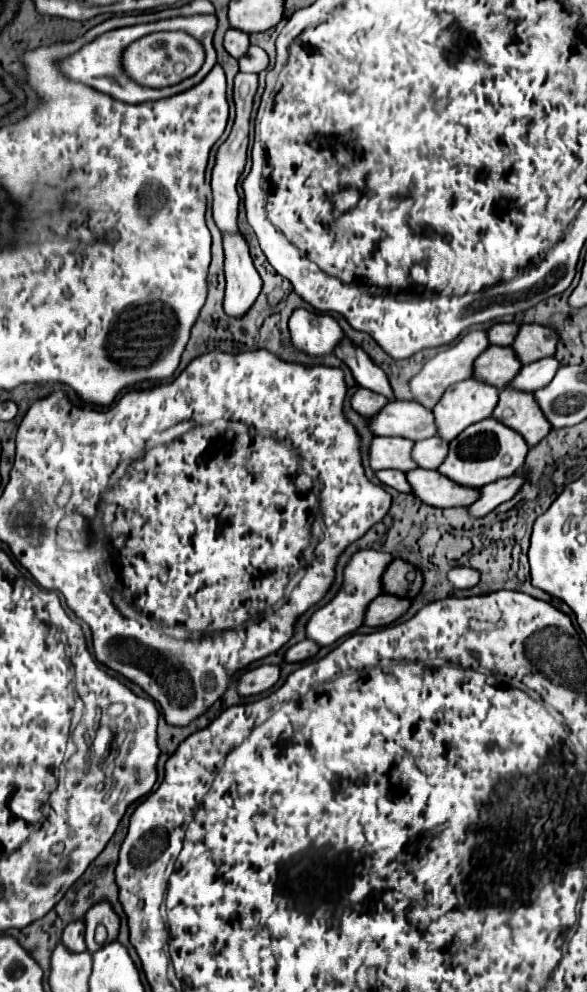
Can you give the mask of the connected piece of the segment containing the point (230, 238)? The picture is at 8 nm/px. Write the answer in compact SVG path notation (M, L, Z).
M222 232L222 238L224 238L224 254L226 254L224 310L228 316L238 318L244 316L250 310L250 306L256 302L262 288L262 280L252 264L246 238L240 232L236 234Z

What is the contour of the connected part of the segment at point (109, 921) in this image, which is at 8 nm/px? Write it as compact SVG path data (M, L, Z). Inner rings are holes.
M100 902L96 906L92 906L88 912L86 912L86 918L84 918L84 924L86 924L86 946L88 946L88 952L96 952L96 948L100 948L96 942L94 942L94 932L96 932L96 926L98 924L104 924L106 930L108 930L108 942L116 940L118 938L118 928L120 928L120 918L116 916L116 912L112 910L112 906L108 902Z

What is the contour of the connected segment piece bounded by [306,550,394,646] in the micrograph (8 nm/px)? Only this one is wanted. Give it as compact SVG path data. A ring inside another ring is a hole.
M360 550L352 556L352 560L348 562L348 566L344 568L344 586L342 590L336 594L336 598L332 602L328 602L324 608L316 610L306 626L306 636L314 642L318 642L320 646L332 646L334 642L338 642L340 638L354 634L362 624L364 624L364 612L368 608L368 604L382 594L380 588L380 576L384 574L384 568L388 568L388 564L394 558L388 556L388 552L378 552L378 550Z

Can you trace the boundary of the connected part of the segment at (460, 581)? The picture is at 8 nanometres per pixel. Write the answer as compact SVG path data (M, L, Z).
M454 568L448 574L448 580L456 586L456 588L474 588L480 582L480 572L474 568Z

